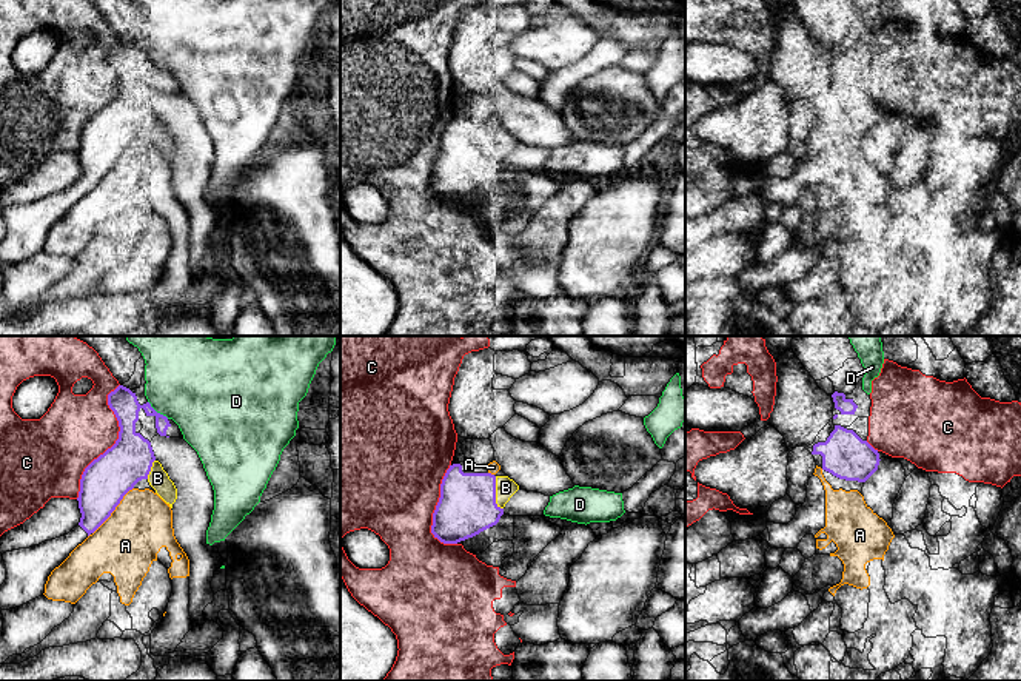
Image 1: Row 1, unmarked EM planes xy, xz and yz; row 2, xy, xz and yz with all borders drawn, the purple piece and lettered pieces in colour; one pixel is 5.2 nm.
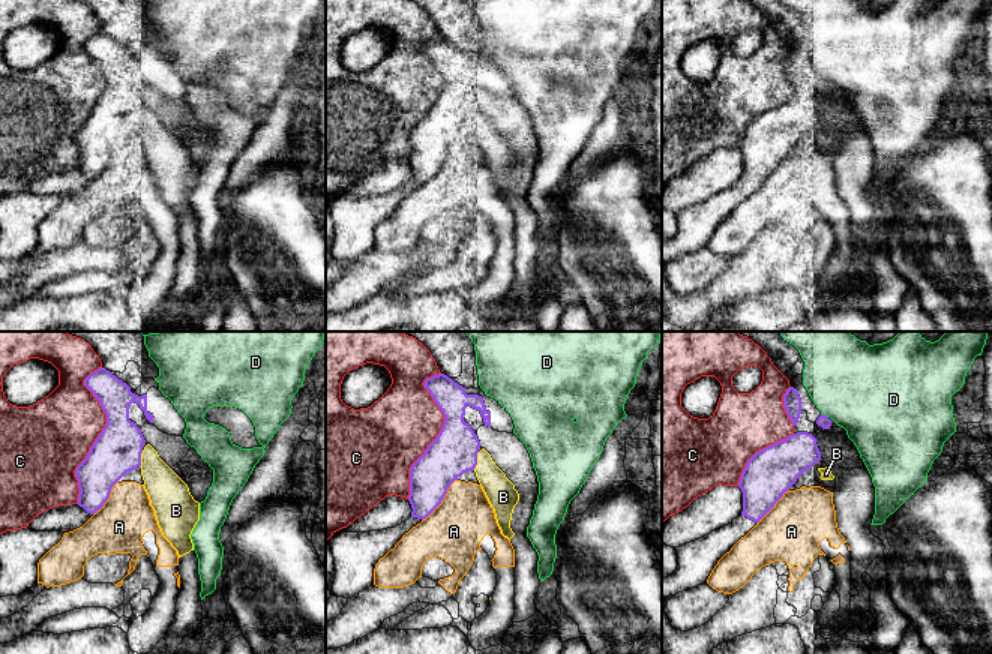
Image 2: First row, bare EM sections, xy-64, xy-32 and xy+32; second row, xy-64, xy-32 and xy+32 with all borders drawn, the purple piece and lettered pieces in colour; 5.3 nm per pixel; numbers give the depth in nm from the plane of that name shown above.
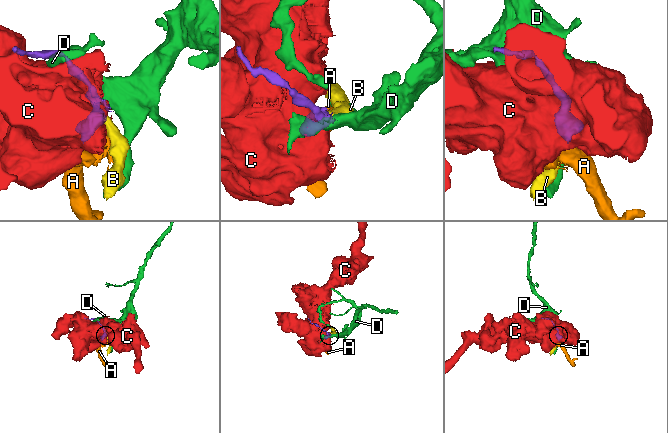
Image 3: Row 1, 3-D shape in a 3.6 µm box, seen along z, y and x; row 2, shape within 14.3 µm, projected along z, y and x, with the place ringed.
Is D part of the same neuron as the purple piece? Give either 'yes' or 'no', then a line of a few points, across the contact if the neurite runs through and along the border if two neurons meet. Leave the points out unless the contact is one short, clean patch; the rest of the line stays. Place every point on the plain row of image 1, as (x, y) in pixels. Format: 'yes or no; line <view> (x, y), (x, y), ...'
no

